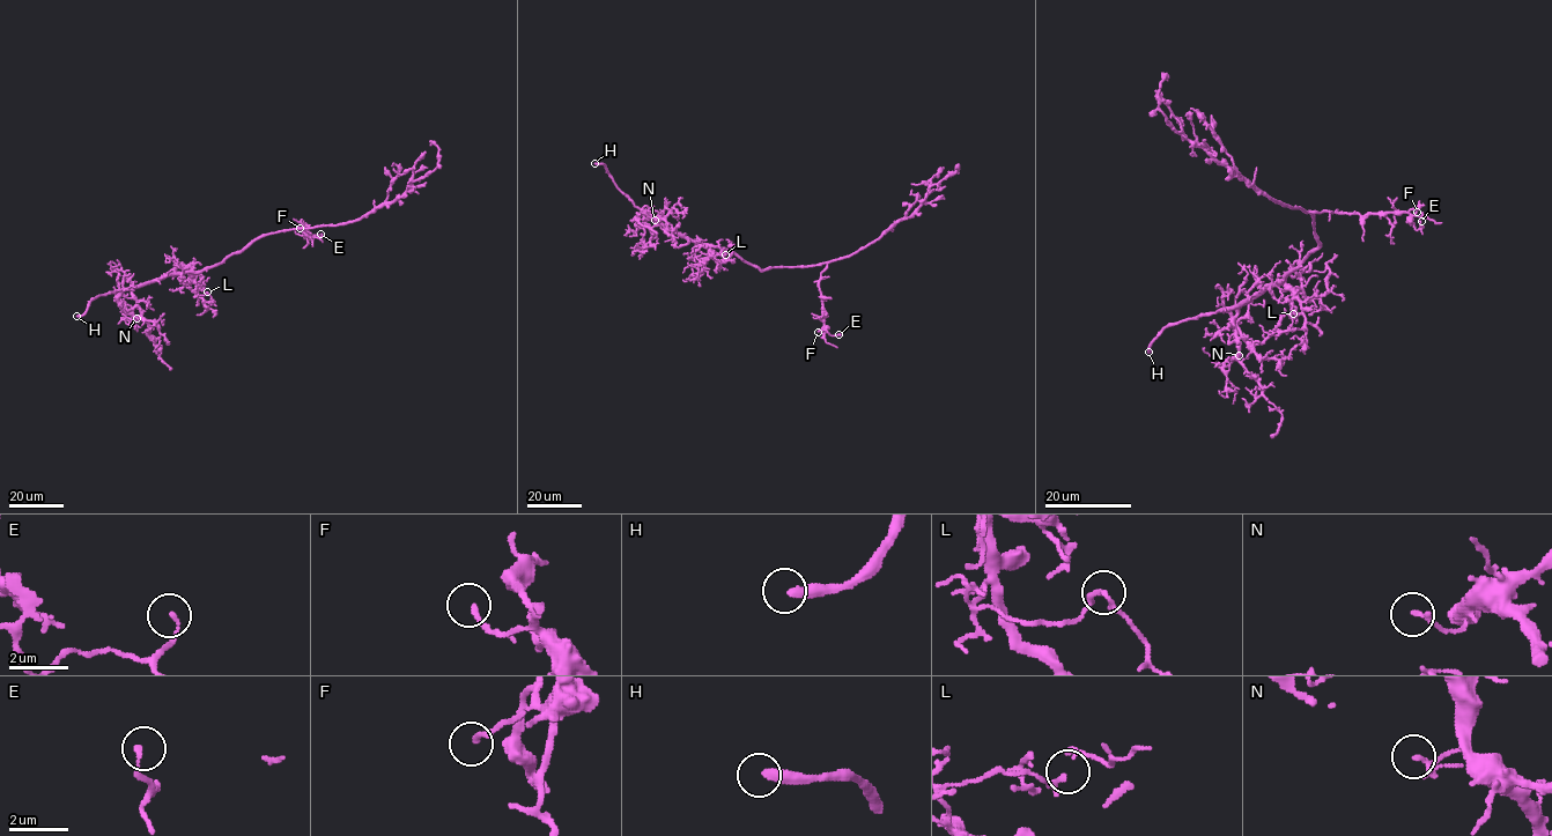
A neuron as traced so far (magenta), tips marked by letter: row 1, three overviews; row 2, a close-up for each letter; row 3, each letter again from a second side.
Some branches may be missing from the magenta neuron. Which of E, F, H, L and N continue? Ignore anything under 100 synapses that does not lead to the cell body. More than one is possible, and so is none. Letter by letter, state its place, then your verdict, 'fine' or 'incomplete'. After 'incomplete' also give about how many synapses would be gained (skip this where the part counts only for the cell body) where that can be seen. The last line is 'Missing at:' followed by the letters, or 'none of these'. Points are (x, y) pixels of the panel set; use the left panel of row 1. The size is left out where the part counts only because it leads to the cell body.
E: at (320, 234); fine
F: at (300, 228); fine
H: at (76, 316); incomplete
L: at (207, 291); fine
N: at (137, 318); fine
Missing at: H

